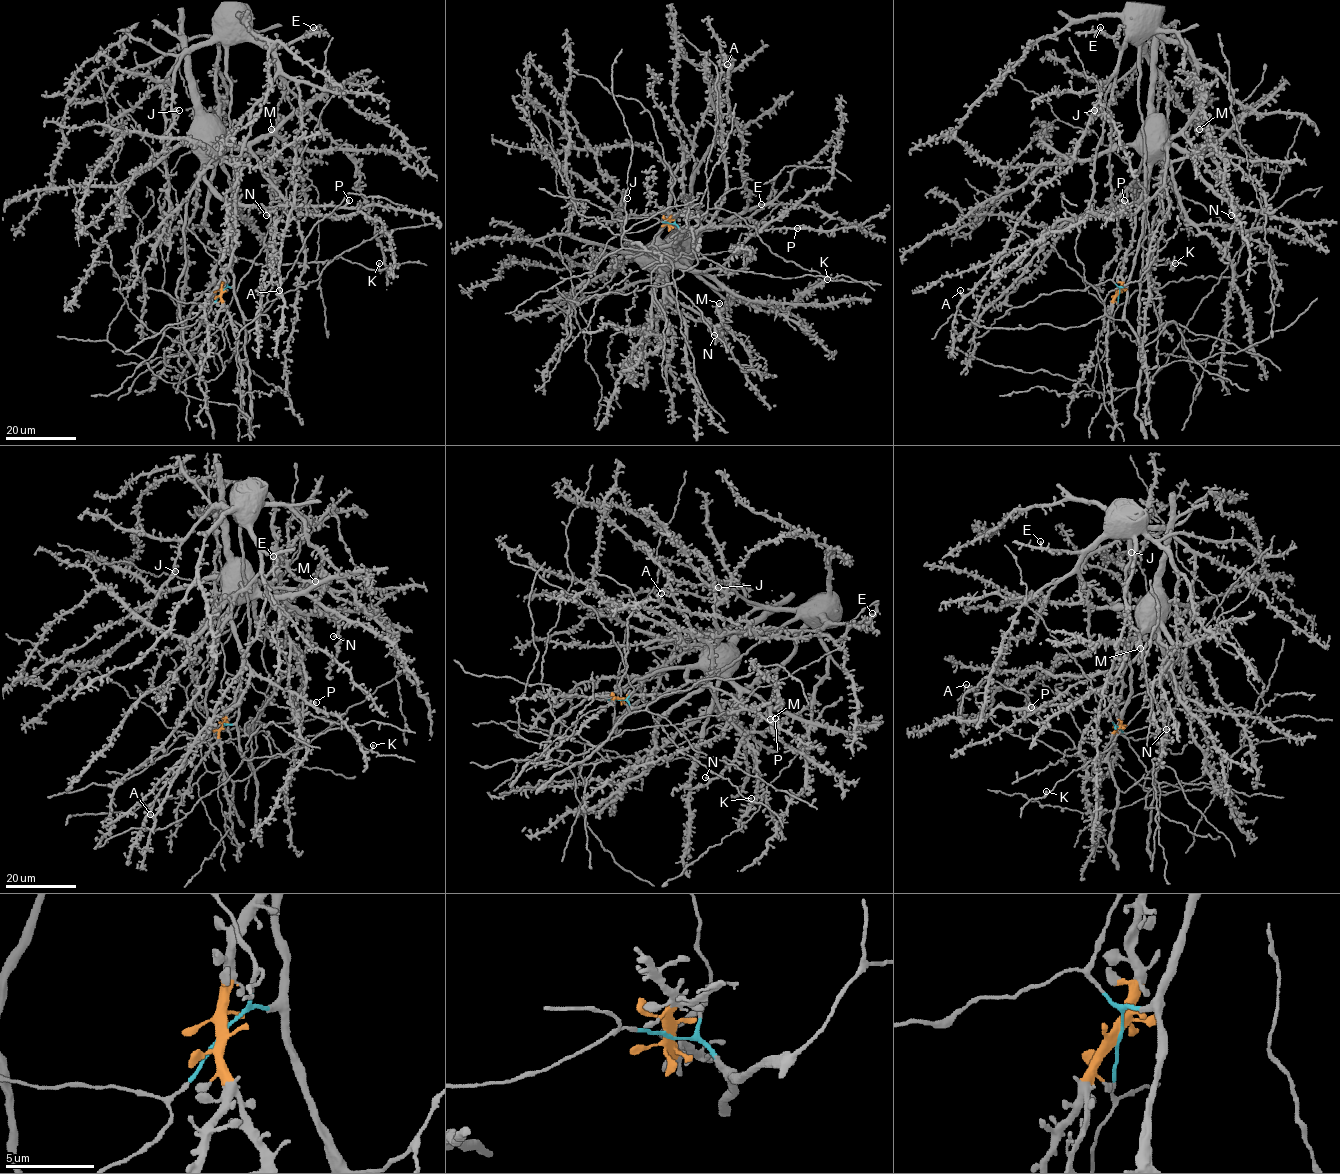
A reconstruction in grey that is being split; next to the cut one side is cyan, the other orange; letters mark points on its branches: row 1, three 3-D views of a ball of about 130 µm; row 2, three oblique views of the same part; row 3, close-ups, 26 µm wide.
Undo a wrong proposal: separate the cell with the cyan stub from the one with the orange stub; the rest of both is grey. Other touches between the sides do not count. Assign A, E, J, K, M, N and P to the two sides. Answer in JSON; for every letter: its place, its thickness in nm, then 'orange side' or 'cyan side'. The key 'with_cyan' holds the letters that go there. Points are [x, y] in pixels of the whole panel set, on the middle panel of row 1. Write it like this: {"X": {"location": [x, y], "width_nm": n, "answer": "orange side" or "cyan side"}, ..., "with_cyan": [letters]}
{"A": {"location": [727, 64], "width_nm": 200, "answer": "cyan side"}, "E": {"location": [761, 204], "width_nm": 360, "answer": "cyan side"}, "J": {"location": [627, 198], "width_nm": 320, "answer": "cyan side"}, "K": {"location": [827, 279], "width_nm": 320, "answer": "cyan side"}, "M": {"location": [719, 303], "width_nm": 240, "answer": "cyan side"}, "N": {"location": [714, 335], "width_nm": 280, "answer": "cyan side"}, "P": {"location": [797, 228], "width_nm": 440, "answer": "orange side"}, "with_cyan": ["A", "E", "J", "K", "M", "N"]}

